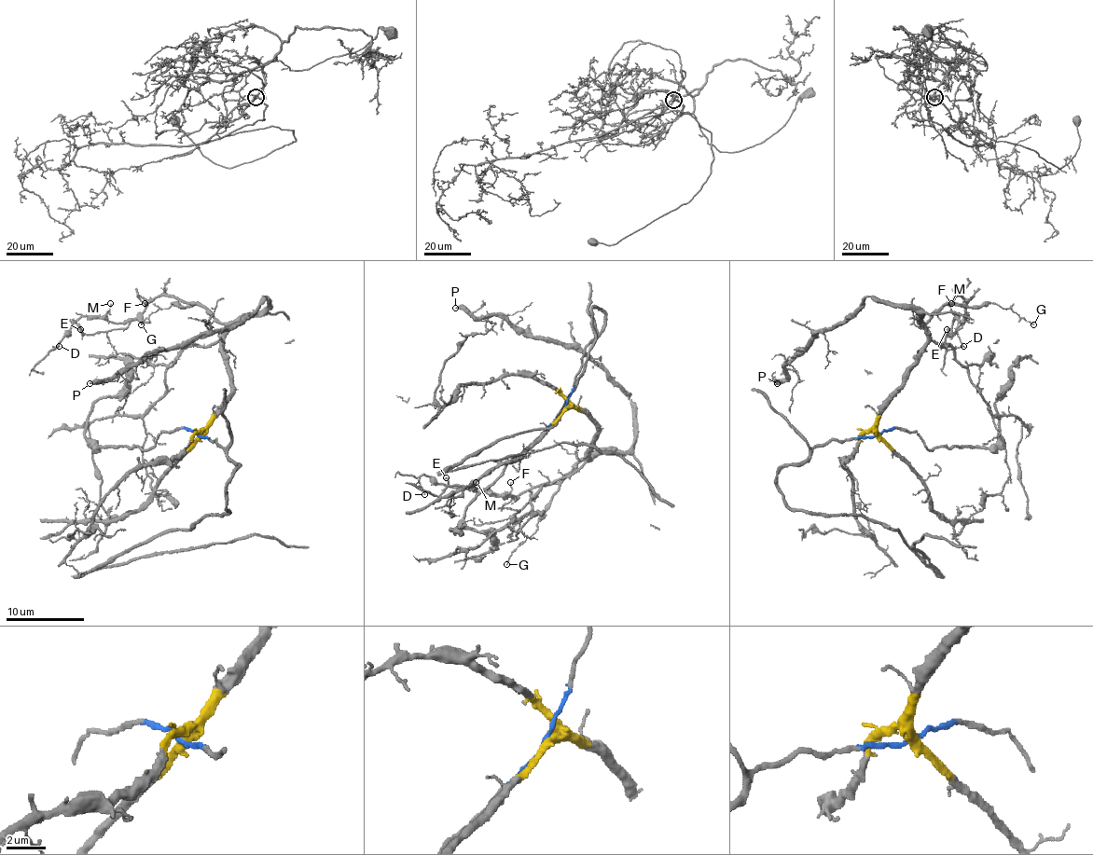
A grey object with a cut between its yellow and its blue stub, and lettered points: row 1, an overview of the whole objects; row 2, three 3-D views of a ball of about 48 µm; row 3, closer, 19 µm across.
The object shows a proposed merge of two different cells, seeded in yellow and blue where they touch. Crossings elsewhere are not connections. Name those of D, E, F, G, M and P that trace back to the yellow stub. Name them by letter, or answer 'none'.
D, E, F, G, M, P

